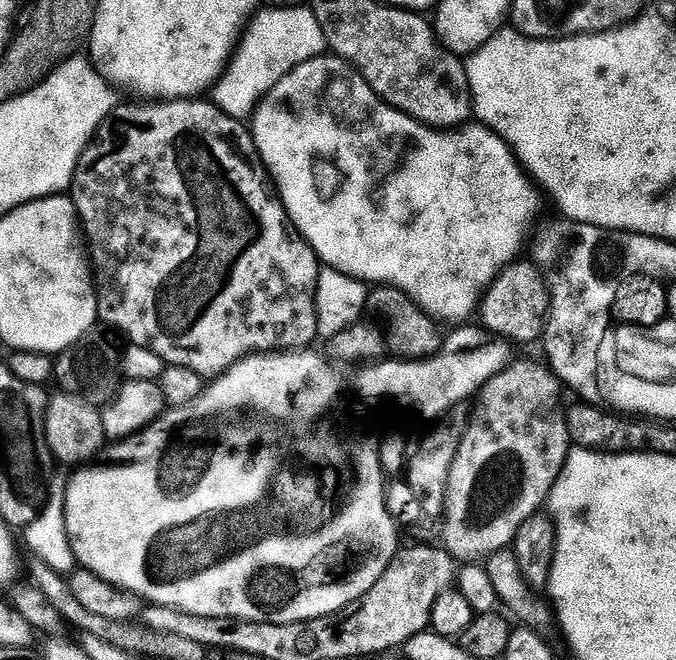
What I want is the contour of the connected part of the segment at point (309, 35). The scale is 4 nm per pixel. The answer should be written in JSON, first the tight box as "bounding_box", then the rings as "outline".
{"bounding_box":[214,7,328,122],"outline":[[[311,7],[266,8],[257,11],[243,29],[224,75],[214,85],[216,107],[237,122],[247,121],[269,90],[294,69],[309,64],[316,56],[325,55],[328,48],[328,39]]]}

